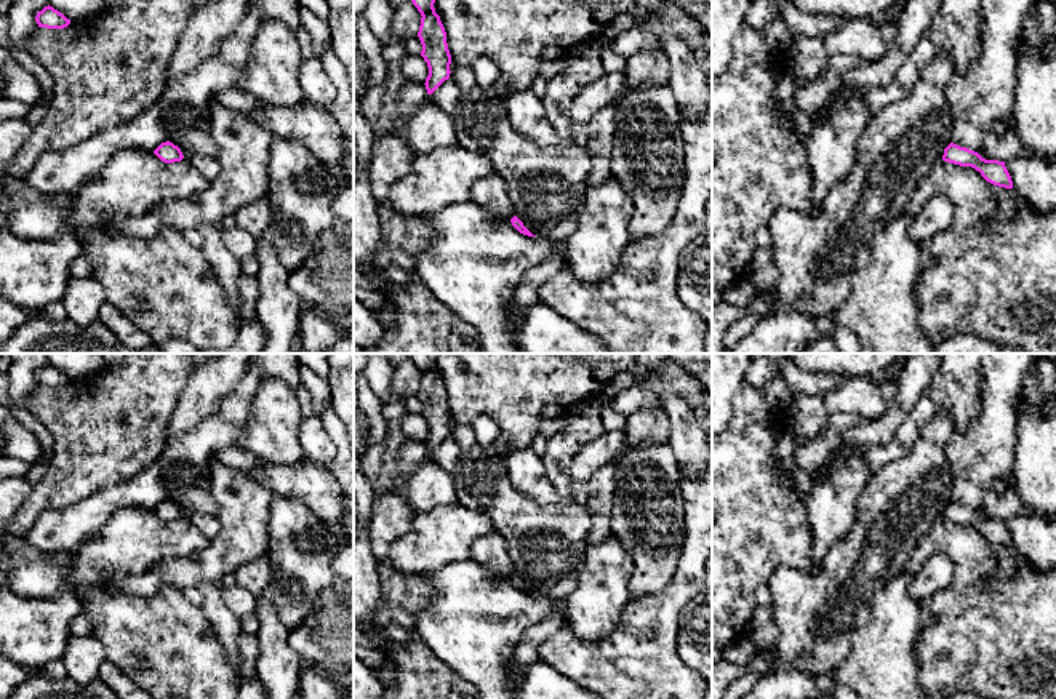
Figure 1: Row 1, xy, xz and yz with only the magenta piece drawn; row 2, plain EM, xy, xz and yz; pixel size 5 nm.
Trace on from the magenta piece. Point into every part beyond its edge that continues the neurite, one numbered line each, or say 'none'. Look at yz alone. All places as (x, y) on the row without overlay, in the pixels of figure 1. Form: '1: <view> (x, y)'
none

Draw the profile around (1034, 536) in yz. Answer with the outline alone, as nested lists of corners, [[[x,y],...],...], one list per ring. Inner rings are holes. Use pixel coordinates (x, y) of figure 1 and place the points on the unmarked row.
[[[1022,510],[1005,520],[1013,547],[1038,571],[1056,566],[1056,517]]]

